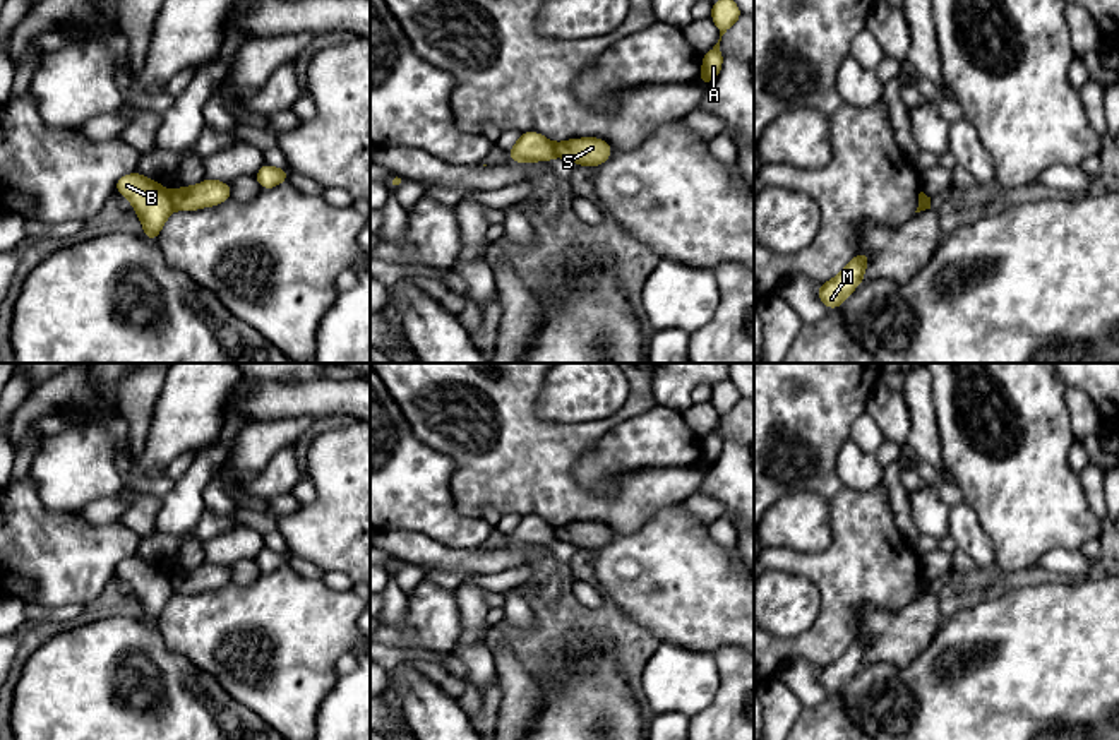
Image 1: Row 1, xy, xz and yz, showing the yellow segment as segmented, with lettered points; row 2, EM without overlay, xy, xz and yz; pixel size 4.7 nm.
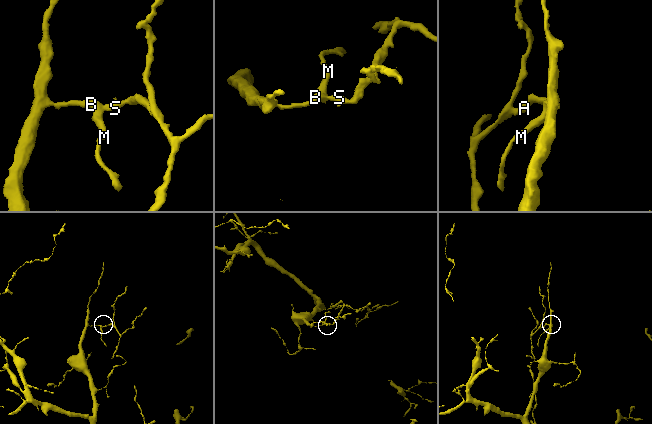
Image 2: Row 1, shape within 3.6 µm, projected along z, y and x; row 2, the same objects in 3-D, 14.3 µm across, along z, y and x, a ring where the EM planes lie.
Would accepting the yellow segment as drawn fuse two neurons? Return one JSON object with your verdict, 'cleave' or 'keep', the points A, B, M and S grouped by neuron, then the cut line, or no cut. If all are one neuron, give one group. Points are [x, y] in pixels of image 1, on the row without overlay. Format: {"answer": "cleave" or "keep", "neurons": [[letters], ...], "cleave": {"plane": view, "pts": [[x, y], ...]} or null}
{"answer": "cleave", "neurons": [["A", "S"], ["B", "M"]], "cleave": {"plane": "xy", "pts": [[168, 578], [173, 591]]}}

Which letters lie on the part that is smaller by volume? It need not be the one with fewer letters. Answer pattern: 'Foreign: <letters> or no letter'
Foreign: A, S

